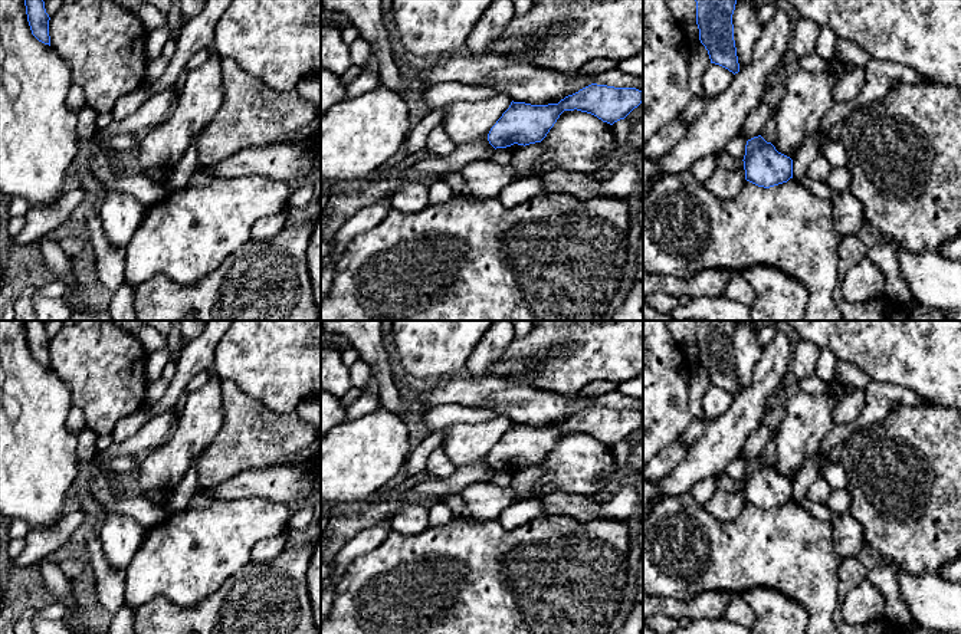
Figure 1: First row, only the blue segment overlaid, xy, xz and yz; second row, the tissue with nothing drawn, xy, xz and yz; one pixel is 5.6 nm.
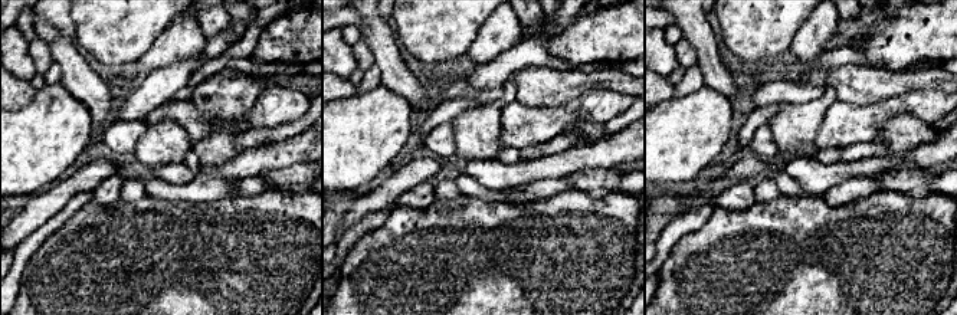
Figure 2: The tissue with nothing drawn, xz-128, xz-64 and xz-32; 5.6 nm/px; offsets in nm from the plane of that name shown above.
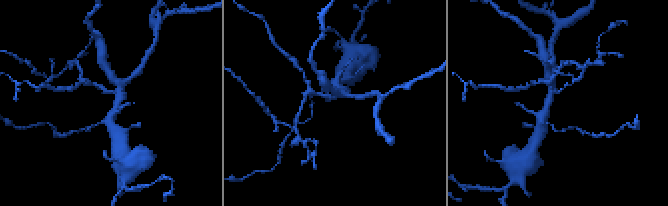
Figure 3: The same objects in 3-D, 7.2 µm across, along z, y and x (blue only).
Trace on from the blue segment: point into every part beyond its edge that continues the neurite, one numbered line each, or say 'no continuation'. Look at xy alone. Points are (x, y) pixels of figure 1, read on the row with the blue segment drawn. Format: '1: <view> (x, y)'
no continuation

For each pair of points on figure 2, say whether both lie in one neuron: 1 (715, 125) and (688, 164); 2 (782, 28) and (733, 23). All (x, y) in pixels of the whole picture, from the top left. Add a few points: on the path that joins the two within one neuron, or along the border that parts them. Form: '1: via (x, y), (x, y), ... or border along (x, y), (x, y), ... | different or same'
1: via (705, 135), (688, 154) | same
2: via (770, 23), (744, 23) | same

